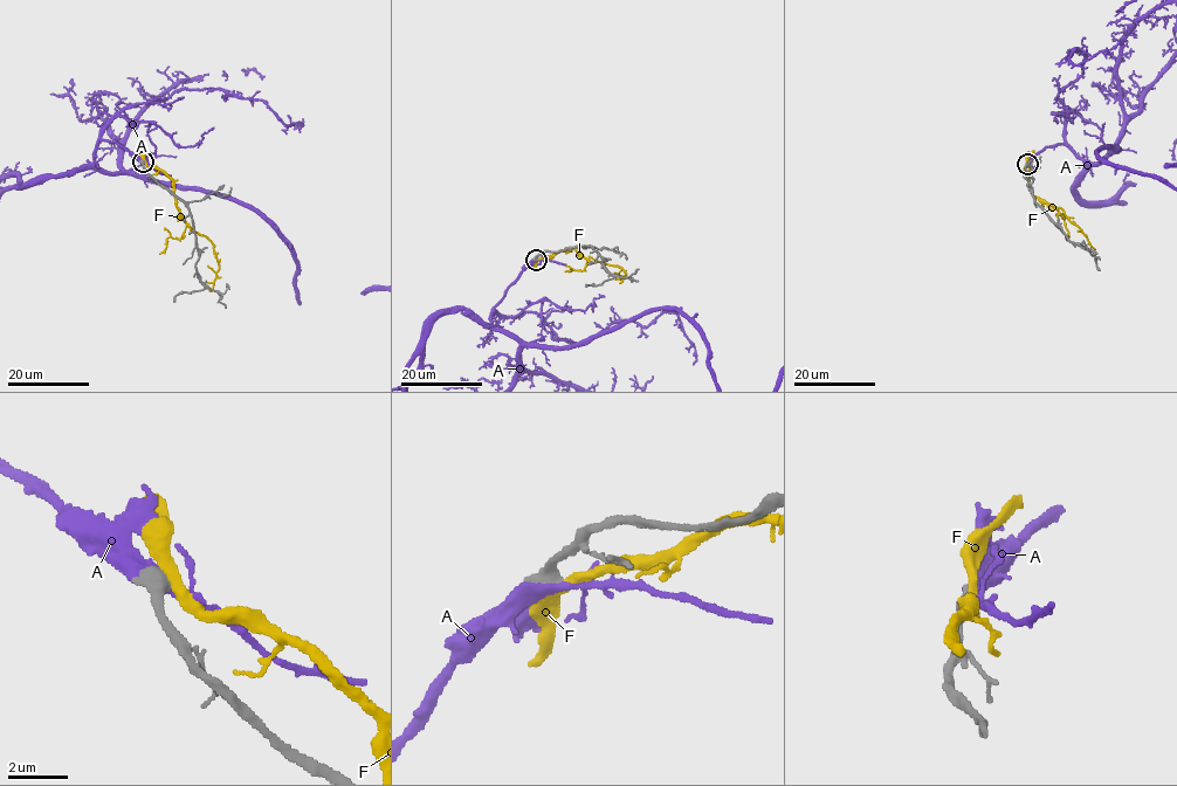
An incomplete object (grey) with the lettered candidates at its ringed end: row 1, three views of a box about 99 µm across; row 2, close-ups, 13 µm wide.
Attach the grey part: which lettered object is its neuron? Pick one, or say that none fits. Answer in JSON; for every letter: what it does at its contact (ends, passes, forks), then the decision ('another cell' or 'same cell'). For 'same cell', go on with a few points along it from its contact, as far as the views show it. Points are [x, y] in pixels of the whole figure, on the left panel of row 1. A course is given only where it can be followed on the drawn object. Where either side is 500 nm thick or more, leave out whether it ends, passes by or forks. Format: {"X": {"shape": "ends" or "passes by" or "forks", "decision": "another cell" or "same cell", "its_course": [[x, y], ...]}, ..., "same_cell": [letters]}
{"A": {"decision": "same cell"}, "F": {"decision": "another cell"}, "same_cell": ["A"]}

